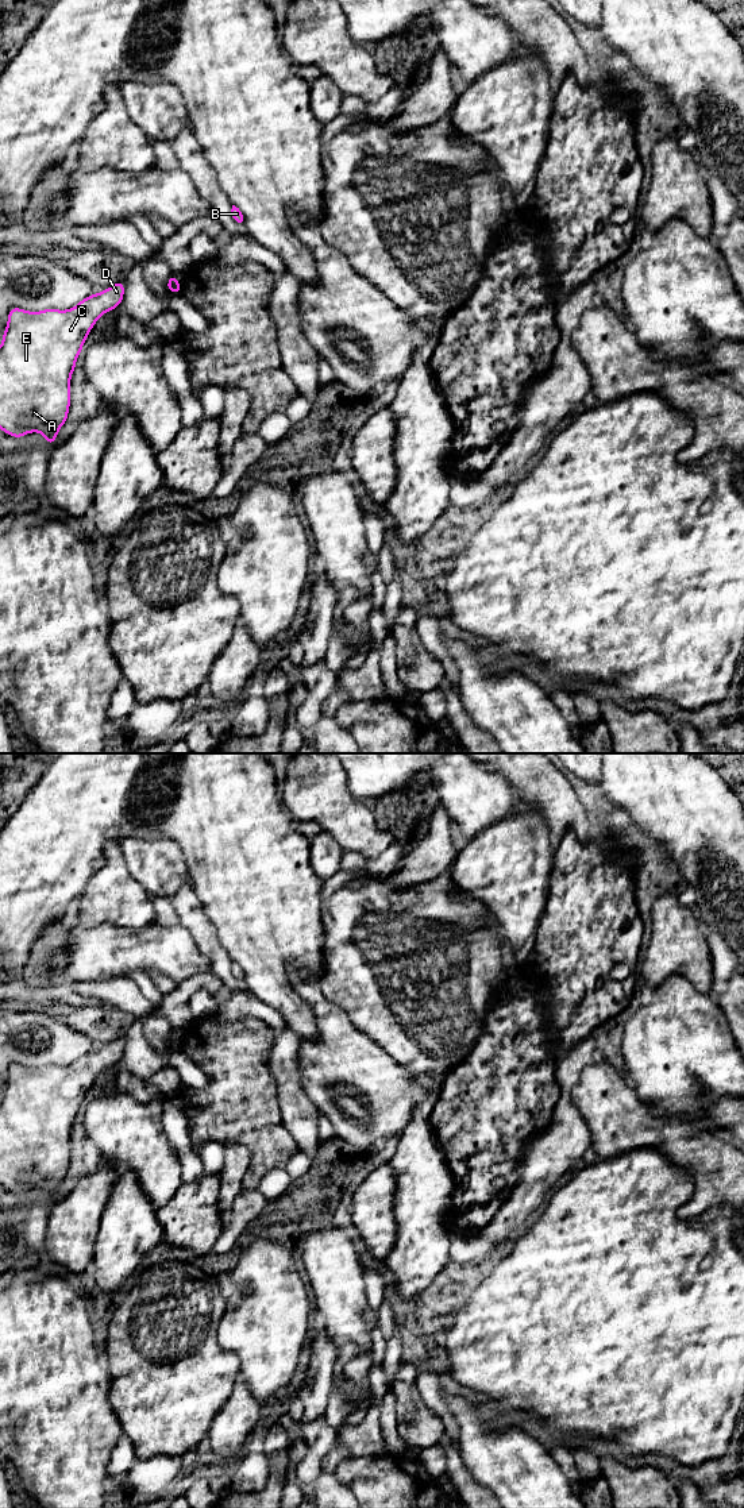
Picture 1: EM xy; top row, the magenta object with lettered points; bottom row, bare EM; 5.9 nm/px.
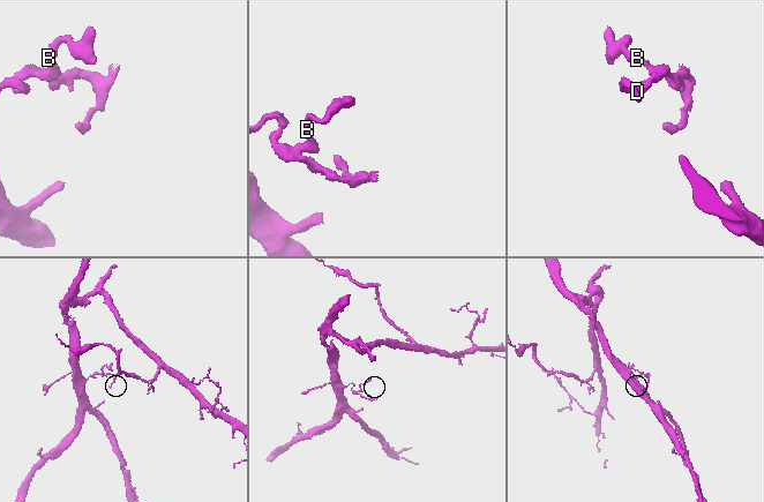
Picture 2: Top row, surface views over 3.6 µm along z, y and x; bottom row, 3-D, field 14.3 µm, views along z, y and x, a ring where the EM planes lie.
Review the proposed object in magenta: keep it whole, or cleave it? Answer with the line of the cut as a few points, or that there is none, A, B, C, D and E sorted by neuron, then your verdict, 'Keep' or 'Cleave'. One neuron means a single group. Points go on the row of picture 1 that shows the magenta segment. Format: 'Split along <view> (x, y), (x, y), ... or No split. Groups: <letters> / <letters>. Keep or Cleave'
Split along xy (177, 281), (170, 292). Groups: A C D E / B. Cleave

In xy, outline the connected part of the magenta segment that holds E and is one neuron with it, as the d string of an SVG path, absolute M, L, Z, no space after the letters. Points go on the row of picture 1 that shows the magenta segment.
M124 282L104 292L92 293L68 311L27 312L12 308L0 346L0 429L14 437L41 432L49 444L55 443L59 428L68 420L70 377L88 333L97 319L116 309L124 296Z

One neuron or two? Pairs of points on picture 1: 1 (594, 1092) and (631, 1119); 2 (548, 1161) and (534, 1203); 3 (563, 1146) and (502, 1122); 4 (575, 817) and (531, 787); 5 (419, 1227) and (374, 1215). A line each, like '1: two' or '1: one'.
1: one
2: one
3: two
4: one
5: two

